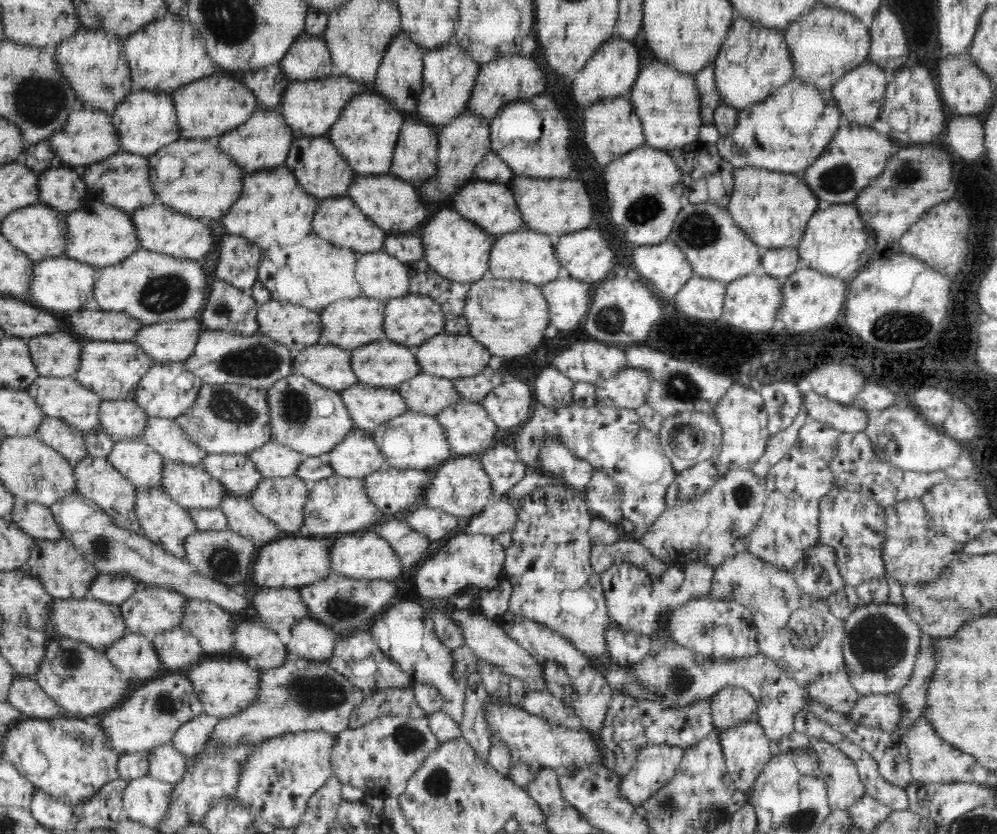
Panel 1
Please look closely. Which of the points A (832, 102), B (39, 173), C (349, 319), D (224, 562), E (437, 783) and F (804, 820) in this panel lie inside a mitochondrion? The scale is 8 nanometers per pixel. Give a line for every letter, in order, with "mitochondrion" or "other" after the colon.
A: other
B: other
C: other
D: mitochondrion
E: mitochondrion
F: mitochondrion

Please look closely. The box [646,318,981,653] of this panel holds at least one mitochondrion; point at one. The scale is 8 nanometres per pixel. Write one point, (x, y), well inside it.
(676, 386)

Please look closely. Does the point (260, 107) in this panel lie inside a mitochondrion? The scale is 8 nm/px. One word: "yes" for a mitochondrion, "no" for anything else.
no

